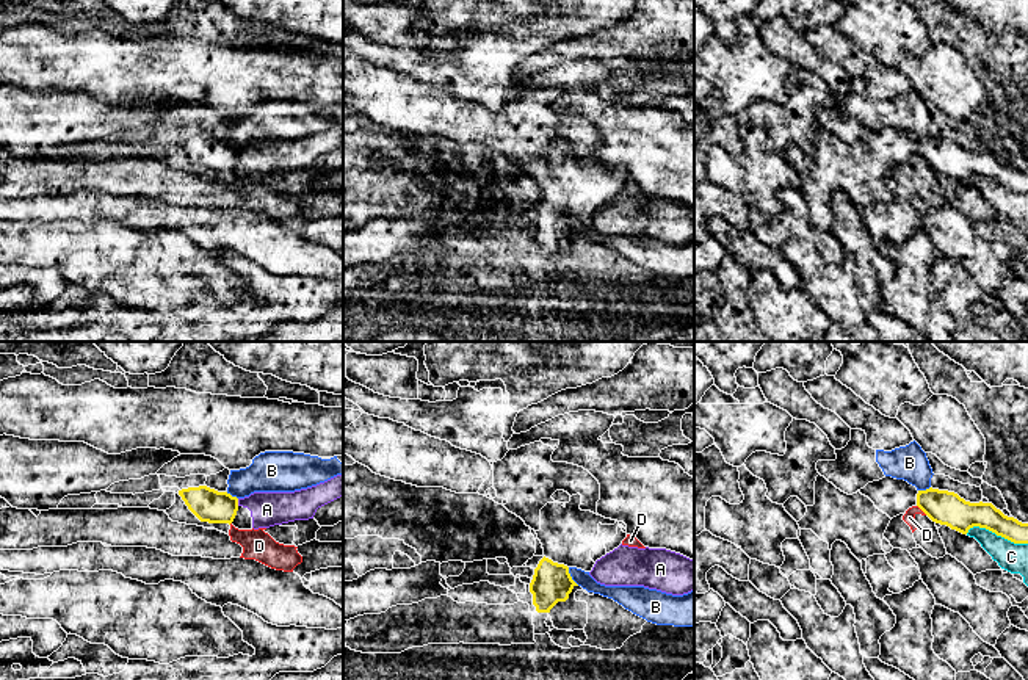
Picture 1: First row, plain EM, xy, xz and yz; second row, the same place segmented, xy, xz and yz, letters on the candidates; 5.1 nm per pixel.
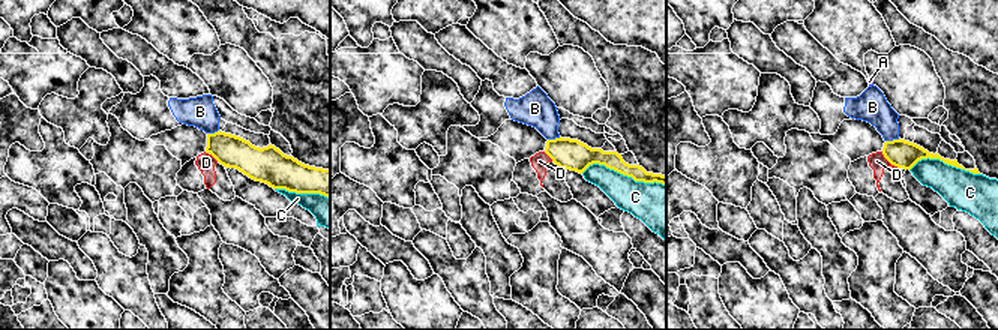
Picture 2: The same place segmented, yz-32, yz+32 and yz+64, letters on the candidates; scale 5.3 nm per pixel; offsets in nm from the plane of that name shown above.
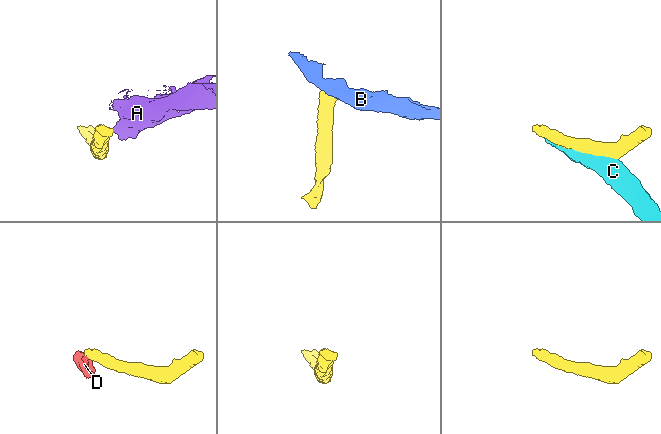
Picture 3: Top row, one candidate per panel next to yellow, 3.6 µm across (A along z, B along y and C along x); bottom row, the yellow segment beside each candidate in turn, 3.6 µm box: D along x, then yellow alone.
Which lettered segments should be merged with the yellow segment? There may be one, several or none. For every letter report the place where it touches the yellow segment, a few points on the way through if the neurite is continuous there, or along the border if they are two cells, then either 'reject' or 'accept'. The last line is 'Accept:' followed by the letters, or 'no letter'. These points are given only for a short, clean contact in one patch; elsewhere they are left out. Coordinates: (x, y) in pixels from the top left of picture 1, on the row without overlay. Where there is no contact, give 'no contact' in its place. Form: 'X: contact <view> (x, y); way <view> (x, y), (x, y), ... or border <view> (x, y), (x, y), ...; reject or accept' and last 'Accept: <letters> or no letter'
A: contact xy (237, 151); border xy (237, 148), (238, 154); reject
B: contact xz (571, 226); border xz (568, 217), (568, 221), (579, 234); reject
C: contact yz (997, 184); reject
D: contact yz (922, 159); border yz (917, 154), (926, 163); reject
Accept: no letter

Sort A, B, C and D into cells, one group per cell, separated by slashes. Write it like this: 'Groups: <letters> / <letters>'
Groups: A C / B / D

